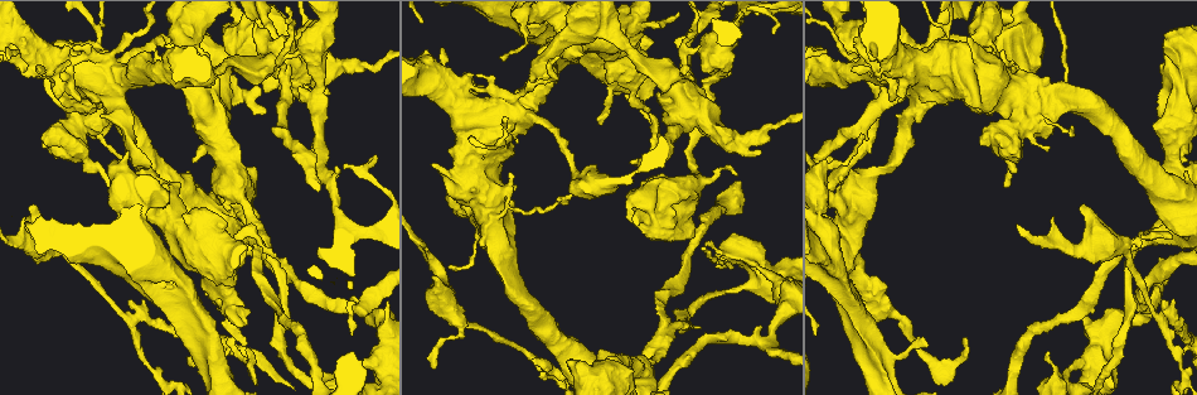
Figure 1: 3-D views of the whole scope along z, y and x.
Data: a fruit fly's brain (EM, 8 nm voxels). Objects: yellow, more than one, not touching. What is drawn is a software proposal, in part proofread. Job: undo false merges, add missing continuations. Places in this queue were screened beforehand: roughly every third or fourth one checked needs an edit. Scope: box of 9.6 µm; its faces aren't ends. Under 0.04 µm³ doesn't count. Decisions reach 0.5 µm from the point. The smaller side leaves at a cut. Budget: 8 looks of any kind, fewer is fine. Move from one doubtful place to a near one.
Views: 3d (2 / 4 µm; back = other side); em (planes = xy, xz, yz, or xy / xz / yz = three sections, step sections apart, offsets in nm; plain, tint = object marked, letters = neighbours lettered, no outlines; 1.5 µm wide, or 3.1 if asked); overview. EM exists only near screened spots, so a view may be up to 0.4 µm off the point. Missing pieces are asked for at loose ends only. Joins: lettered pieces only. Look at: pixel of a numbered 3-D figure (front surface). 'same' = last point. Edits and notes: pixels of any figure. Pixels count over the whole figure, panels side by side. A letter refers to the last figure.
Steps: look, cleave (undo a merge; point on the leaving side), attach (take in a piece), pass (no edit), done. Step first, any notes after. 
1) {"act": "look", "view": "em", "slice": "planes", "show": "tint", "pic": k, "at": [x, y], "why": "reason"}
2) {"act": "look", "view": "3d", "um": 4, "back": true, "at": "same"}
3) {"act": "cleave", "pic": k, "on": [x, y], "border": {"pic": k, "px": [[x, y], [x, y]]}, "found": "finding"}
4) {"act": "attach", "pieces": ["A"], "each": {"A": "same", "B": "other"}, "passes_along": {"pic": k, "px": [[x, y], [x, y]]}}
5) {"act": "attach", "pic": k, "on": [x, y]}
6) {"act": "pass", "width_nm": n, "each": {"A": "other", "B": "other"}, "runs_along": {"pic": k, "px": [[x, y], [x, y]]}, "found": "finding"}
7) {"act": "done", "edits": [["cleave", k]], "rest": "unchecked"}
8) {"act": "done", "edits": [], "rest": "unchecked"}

{"act": "look", "view": "em", "slice": "planes", "show": "letters", "pic": 1, "at": [533, 354]}

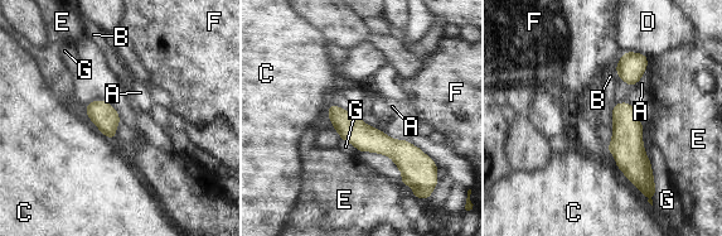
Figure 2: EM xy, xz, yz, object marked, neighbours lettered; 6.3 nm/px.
{"act": "pass", "each": {"A": "other", "B": "other", "C": "other", "D": "other", "E": "other", "F": "other", "G": "other"}, "runs_along": {"pic": 2, "px": [[332, 109], [364, 138], [424, 160]]}, "found": "continuous, no second neuron"}

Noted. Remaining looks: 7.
{"act": "look", "view": "em", "slice": "planes", "show": "letters", "pic": 1, "at": [1080, 207], "why": "stops while still wide"}

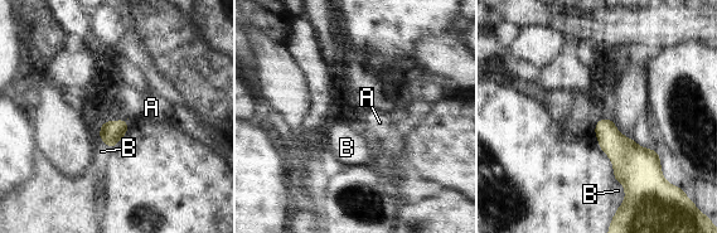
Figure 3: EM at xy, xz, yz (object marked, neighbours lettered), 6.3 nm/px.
{"act": "pass", "each": {"A": "other", "B": "other"}, "border": {"pic": 3, "px": [[613, 176], [624, 187], [616, 213]]}, "found": "no lettered piece goes on from it"}

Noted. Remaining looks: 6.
{"act": "look", "view": "3d", "um": 2, "pic": 1, "at": [96, 33], "why": "arms part here"}

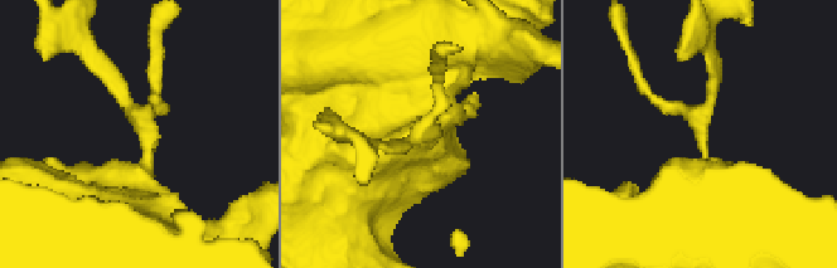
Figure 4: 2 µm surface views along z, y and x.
{"act": "look", "view": "em", "slice": "planes", "show": "letters", "pic": 4, "at": [704, 129], "why": "need the tissue"}

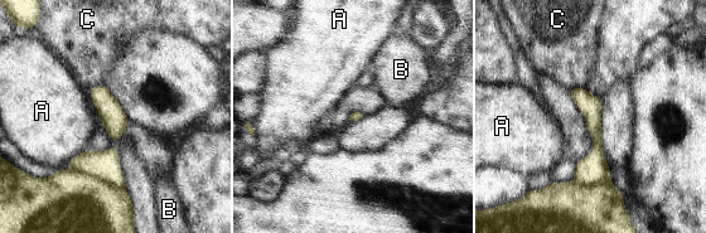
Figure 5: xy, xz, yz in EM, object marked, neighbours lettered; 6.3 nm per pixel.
{"act": "cleave", "pic": 5, "on": [105, 166], "longest_contact_nm": ["A", 170], "each": {"A": "other", "B": "other", "C": "other"}, "part_leaving": {"pic": 5, "px": [[572, 91], [596, 136], [585, 183]]}, "found": "a second neuron is stuck on"}

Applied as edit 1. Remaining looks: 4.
{"act": "done", "edits": [["cleave", 5]], "rest": "unchecked"}

